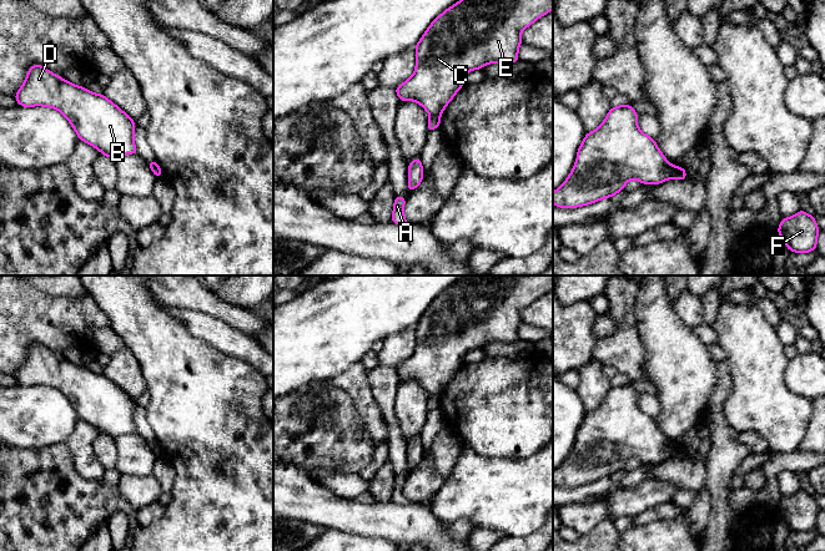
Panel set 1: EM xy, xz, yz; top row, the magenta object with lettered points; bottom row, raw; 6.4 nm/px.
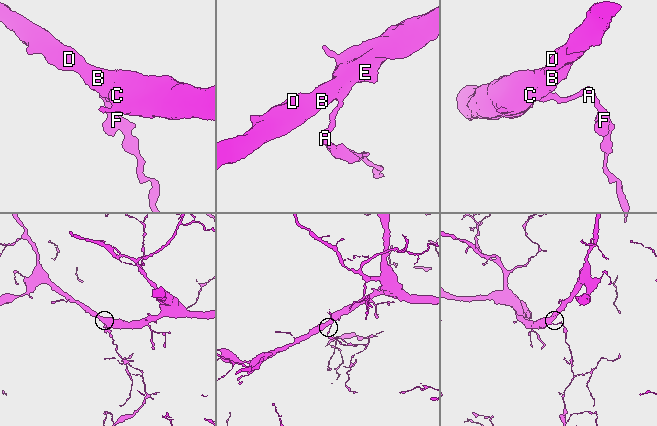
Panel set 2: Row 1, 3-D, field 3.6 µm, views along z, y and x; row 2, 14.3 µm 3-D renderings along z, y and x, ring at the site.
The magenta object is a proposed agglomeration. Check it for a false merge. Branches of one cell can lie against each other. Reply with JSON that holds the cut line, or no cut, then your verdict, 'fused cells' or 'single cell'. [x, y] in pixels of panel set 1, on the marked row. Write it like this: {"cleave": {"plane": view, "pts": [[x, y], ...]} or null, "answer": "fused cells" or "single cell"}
{"cleave": {"plane": "yz", "pts": [[673, 166], [670, 177]]}, "answer": "fused cells"}

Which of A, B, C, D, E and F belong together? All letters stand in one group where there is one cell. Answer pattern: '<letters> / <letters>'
A F / B C D E

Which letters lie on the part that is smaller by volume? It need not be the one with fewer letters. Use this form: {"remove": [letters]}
{"remove": ["A", "F"]}

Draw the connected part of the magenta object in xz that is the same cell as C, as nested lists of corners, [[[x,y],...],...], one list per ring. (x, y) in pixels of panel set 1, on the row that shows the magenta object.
[[[459,0],[437,16],[417,42],[416,70],[408,80],[394,87],[399,101],[416,101],[429,116],[441,115],[464,85],[467,72],[492,62],[518,62],[518,49],[523,44],[520,32],[552,10],[553,0]]]

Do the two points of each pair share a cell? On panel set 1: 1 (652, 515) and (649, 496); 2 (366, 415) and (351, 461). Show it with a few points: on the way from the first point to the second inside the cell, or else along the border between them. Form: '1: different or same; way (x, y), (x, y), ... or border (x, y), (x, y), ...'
1: different; border (669, 501), (652, 506), (633, 516)
2: different; border (353, 402), (358, 428), (376, 445)

